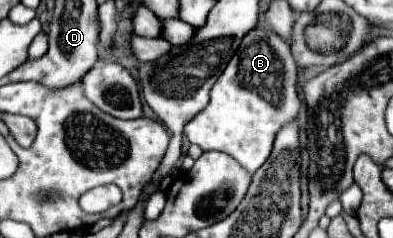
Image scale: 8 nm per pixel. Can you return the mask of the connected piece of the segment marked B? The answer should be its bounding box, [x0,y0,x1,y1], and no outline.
[185,25,299,173]

